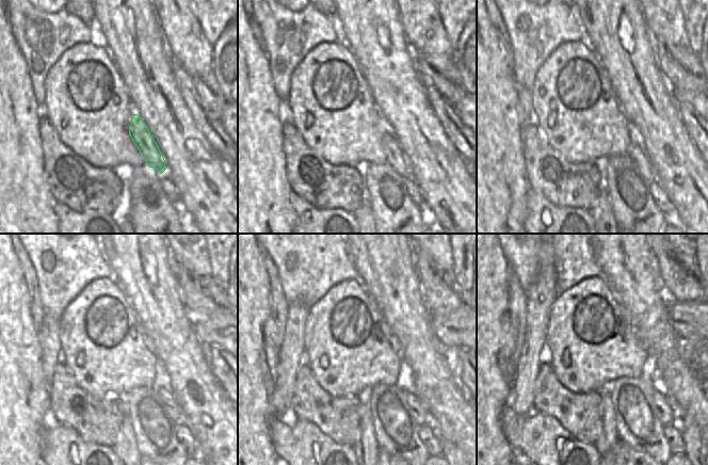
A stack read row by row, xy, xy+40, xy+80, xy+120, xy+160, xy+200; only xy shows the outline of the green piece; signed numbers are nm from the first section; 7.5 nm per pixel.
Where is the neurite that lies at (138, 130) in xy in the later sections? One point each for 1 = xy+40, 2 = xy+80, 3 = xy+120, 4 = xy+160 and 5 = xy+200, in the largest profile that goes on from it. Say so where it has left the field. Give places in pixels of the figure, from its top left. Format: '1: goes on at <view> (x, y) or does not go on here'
1: goes on at xy+40 (393, 156)
2: goes on at xy+80 (640, 157)
3: goes on at xy+120 (175, 412)
4: goes on at xy+160 (419, 412)
5: goes on at xy+200 (661, 407)

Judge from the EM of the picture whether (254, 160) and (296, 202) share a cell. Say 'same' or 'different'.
different

